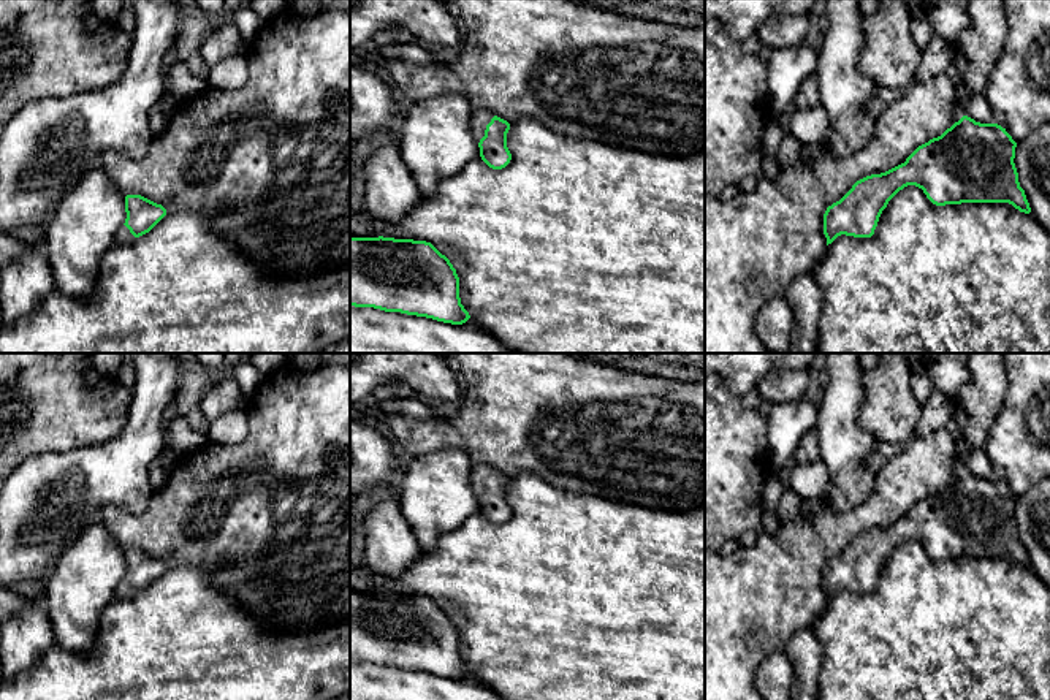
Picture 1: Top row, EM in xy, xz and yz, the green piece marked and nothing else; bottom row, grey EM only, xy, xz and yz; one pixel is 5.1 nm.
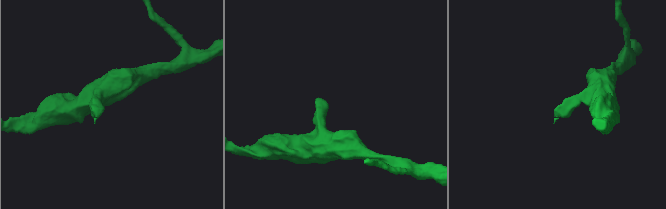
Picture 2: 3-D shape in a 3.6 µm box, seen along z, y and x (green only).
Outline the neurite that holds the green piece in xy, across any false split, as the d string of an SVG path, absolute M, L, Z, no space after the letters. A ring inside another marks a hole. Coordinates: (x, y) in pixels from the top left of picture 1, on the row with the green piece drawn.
M141 195L125 196L125 223L114 236L114 245L131 244L136 238L149 233L165 215L166 209Z

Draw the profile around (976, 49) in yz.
M968 0L968 14L969 29L950 43L960 68L955 122L966 116L966 106L976 95L987 92L1007 36L1004 0Z

